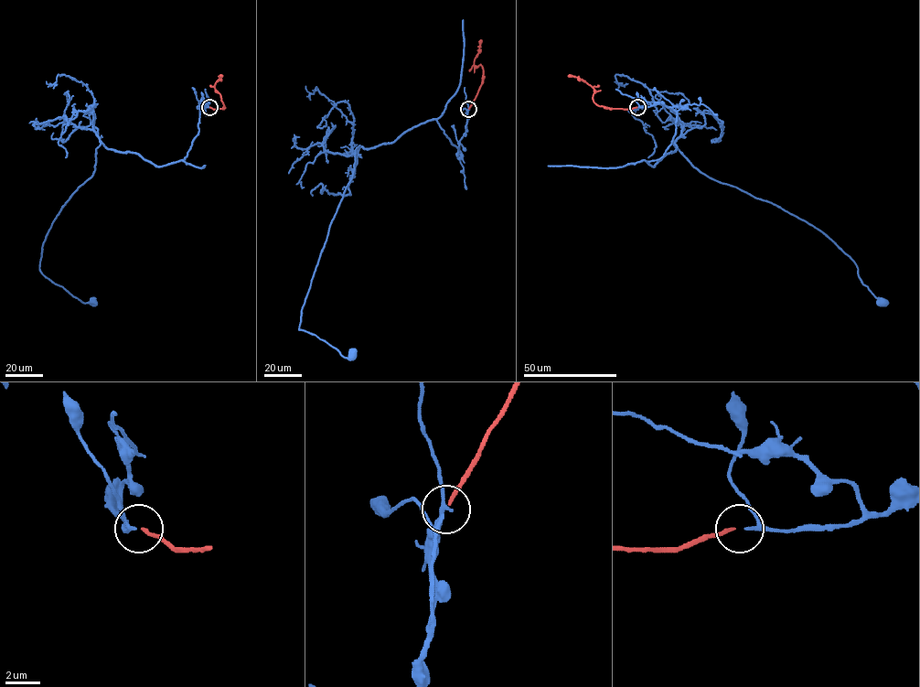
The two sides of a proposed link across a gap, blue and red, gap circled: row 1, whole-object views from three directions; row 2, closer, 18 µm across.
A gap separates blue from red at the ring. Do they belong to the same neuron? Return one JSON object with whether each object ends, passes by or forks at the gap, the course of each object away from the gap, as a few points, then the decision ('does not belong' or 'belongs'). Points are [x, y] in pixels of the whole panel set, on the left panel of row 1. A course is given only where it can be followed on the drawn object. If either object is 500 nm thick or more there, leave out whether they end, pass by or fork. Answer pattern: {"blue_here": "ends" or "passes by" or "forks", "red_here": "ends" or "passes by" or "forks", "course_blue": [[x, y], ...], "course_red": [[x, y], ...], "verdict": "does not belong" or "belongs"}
{"blue_here": "passes by", "red_here": "ends", "course_blue": [[209, 107], [176, 162], [155, 166], [101, 143], [94, 172], [54, 220], [40, 272], [94, 301]], "course_red": [[209, 107], [213, 109], [224, 106], [215, 88], [221, 75]], "verdict": "does not belong"}

